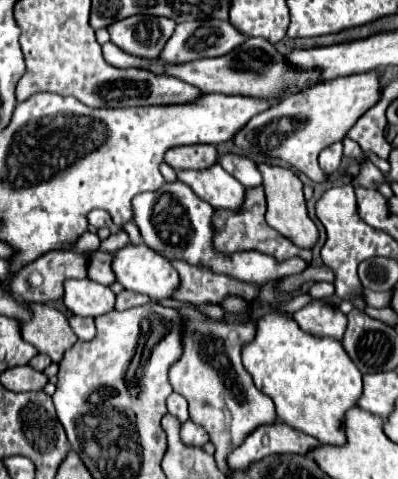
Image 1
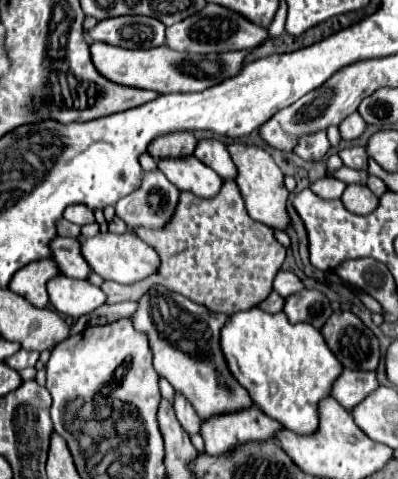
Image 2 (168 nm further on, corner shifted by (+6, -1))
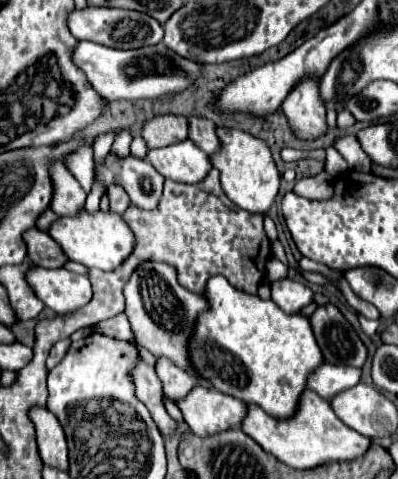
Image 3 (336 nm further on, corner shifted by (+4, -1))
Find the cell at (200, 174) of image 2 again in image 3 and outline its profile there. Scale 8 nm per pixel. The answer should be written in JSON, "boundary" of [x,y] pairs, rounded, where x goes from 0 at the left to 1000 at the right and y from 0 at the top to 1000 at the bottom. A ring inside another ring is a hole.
{"boundary":[[[475,290],[405,307],[405,311],[379,311],[369,319],[369,336],[415,370],[445,382],[500,382],[520,361],[530,357],[530,332],[495,311]]]}

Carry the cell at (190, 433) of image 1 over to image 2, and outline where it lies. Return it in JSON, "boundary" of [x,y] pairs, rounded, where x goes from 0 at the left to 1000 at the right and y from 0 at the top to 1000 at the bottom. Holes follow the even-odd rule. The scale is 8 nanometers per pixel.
{"boundary":[[[440,816],[435,854],[440,854],[440,862],[445,862],[450,883],[460,887],[460,896],[465,896],[470,904],[500,904],[505,875],[500,875],[500,866],[490,862],[490,854],[480,850],[480,841],[475,841],[475,837],[450,820],[450,816]]]}

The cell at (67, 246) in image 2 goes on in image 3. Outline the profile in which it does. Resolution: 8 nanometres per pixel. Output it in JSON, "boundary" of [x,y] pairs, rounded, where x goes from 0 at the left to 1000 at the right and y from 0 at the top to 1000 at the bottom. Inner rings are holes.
{"boundary":[[[73,478],[58,499],[68,507],[68,541],[93,557],[153,562],[173,545],[148,507],[113,482]]]}

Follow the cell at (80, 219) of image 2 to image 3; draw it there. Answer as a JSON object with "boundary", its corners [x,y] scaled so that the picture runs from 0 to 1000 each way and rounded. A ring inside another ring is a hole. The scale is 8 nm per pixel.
{"boundary":[[[138,340],[133,349],[138,353],[128,353],[128,374],[138,378],[138,407],[128,420],[128,436],[148,453],[193,453],[214,432],[219,403],[158,344]]]}

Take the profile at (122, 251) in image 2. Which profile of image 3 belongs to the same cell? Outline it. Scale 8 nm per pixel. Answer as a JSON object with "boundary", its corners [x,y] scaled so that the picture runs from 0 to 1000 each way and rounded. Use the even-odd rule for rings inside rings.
{"boundary":[[[209,441],[198,453],[153,453],[128,470],[123,491],[153,511],[153,520],[178,545],[193,545],[193,549],[209,549],[214,557],[254,562],[254,566],[289,566],[339,524],[334,482],[319,474],[304,449],[289,449],[279,441],[274,445]]]}

